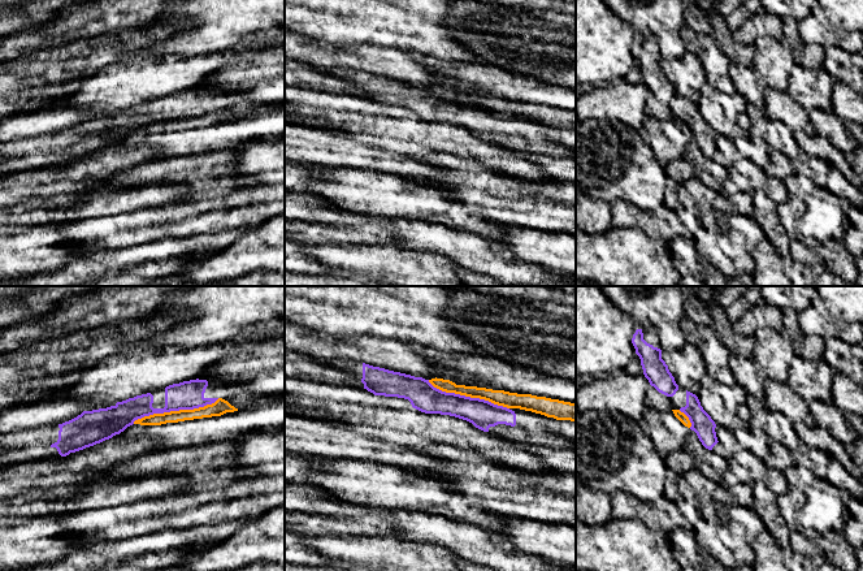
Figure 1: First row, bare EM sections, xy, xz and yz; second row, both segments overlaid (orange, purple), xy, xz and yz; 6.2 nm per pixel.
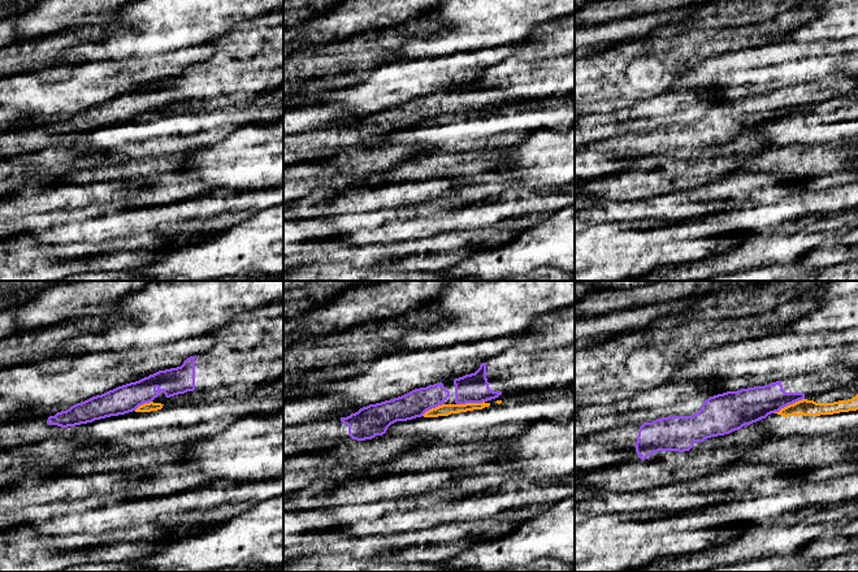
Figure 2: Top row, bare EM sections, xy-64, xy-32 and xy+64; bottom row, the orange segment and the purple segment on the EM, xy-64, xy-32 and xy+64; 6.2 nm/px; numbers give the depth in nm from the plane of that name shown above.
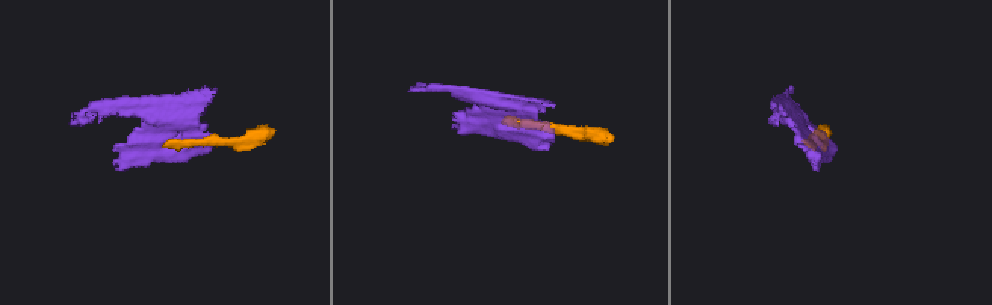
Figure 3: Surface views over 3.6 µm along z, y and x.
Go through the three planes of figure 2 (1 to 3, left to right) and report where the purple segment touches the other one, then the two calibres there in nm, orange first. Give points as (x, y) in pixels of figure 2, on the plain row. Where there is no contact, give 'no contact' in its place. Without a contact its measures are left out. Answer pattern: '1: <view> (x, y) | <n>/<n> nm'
1: xy-64 (142, 113) | 60/170 nm
2: xy-32 (469, 112) | 80/180 nm
3: xy+64 (789, 113) | 100/220 nm

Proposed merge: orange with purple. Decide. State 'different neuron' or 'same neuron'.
different neuron

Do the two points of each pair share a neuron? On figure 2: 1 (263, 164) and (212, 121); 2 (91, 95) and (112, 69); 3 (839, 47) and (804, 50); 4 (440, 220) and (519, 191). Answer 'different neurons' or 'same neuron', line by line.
1: different neurons
2: same neuron
3: same neuron
4: same neuron

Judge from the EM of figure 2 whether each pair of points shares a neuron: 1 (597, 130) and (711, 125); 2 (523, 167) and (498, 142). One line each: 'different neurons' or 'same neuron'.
1: different neurons
2: different neurons

